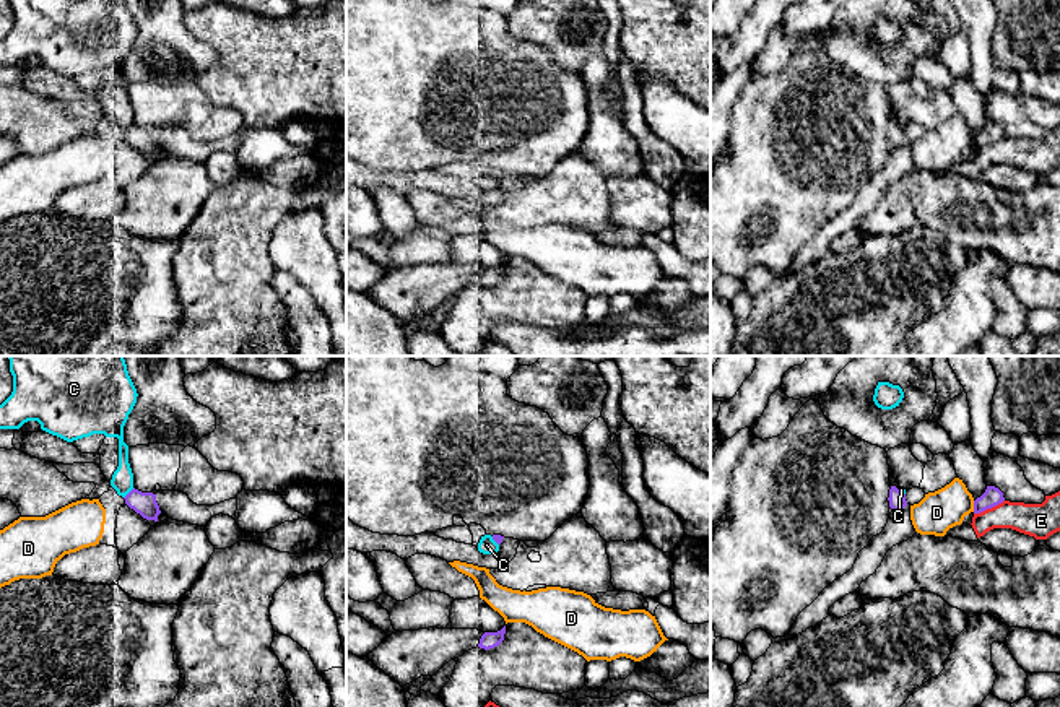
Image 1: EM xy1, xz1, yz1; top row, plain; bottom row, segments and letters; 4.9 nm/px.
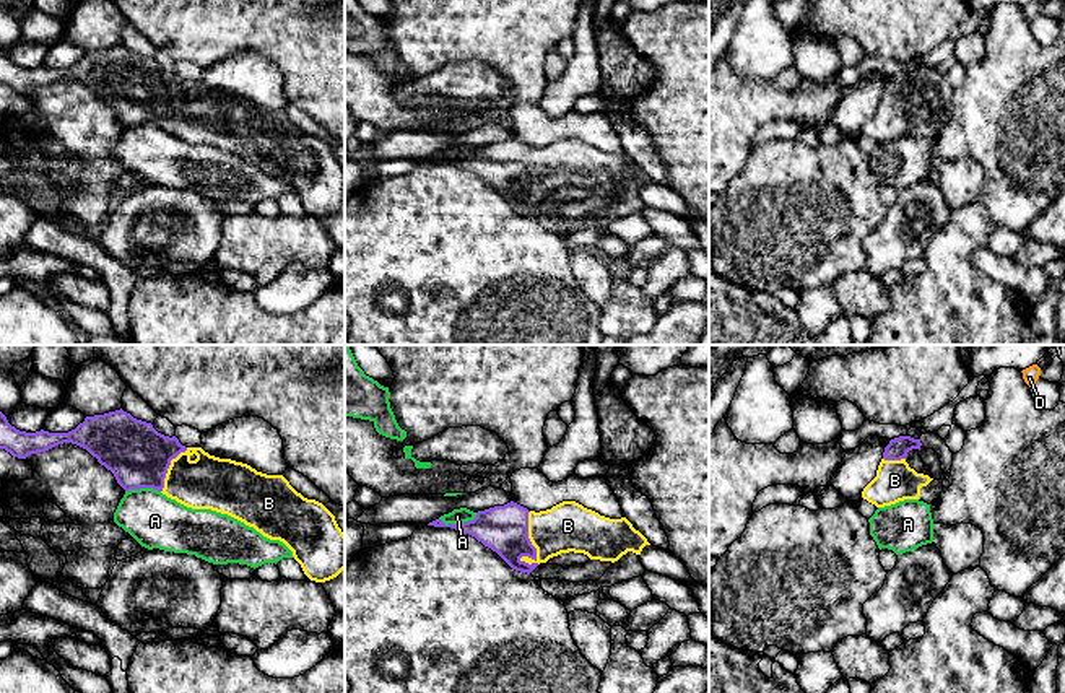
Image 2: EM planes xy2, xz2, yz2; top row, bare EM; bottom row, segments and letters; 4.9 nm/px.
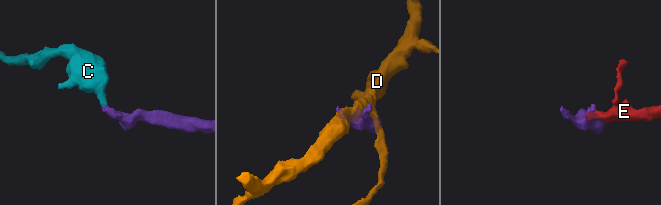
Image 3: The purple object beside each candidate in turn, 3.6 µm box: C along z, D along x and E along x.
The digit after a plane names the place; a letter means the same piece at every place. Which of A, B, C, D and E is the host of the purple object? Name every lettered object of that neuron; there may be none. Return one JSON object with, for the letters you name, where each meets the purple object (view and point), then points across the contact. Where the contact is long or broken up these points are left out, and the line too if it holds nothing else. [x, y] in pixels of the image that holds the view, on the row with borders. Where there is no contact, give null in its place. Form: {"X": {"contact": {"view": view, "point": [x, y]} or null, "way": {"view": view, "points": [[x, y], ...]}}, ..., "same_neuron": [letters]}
{"B": {"contact": {"view": "xz2", "point": [529, 539]}, "way": {"view": "xz2", "points": [[504, 529], [529, 539], [568, 526]]}}, "same_neuron": ["B"]}

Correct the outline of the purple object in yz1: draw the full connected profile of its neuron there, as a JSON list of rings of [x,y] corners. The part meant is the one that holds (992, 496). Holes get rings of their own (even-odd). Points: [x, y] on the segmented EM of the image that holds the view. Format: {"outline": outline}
{"outline": [[[987,486],[985,492],[974,501],[974,514],[980,514],[1005,501],[1003,492],[995,486]]]}

